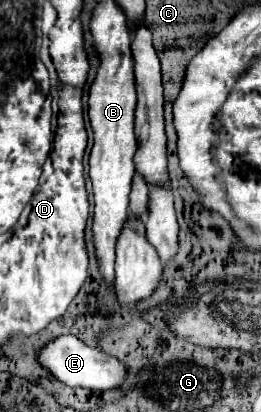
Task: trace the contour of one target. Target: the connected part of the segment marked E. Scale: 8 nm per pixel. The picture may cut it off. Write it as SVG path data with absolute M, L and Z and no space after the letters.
M59 336L35 352L35 360L65 386L83 386L91 390L109 390L125 380L125 366L95 346L87 346L77 336Z

